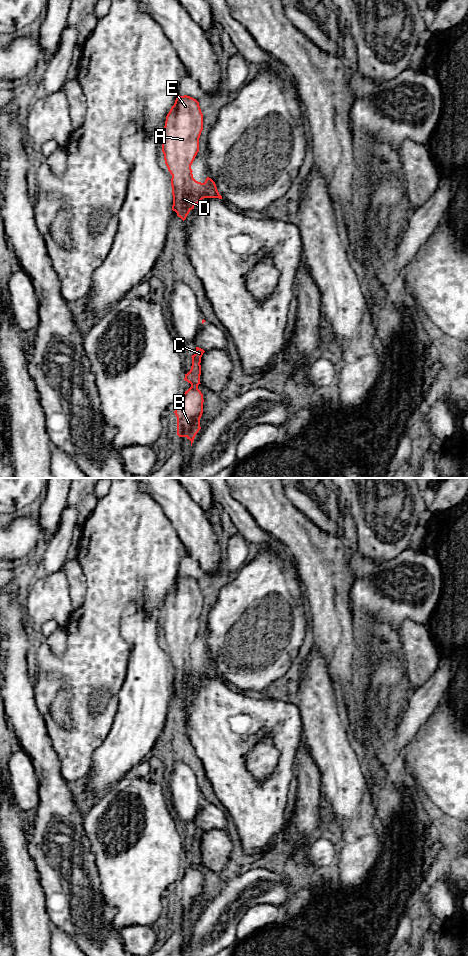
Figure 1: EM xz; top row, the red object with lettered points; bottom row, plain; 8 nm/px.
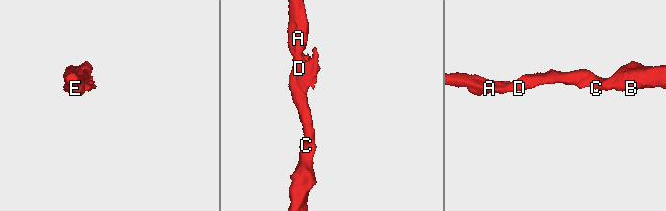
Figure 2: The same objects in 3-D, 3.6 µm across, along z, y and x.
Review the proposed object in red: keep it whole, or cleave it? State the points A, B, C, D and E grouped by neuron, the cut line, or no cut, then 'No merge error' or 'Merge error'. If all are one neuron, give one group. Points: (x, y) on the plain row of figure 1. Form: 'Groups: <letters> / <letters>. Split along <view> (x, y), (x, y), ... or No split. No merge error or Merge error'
Groups: A B C D E. No split. No merge error

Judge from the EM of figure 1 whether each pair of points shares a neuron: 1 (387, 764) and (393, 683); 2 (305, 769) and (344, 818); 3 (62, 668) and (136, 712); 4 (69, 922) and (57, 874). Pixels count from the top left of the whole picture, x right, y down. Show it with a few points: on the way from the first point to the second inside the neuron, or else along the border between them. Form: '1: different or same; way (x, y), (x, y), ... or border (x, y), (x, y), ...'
1: different; border (410, 696), (408, 708), (392, 737)
2: different; border (316, 765), (320, 773), (320, 786), (322, 788)
3: different; border (124, 678), (118, 692), (118, 708), (112, 724)
4: same; way (69, 910), (69, 886)

